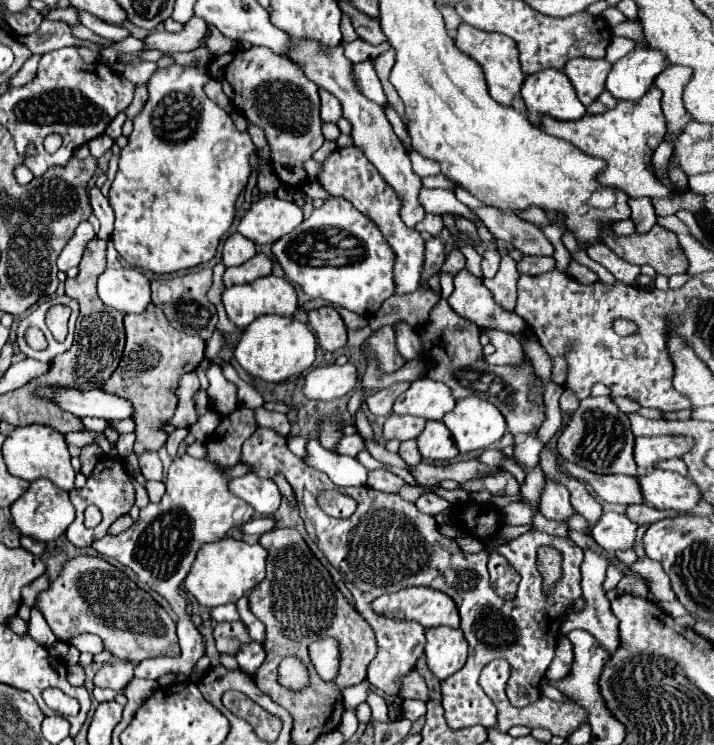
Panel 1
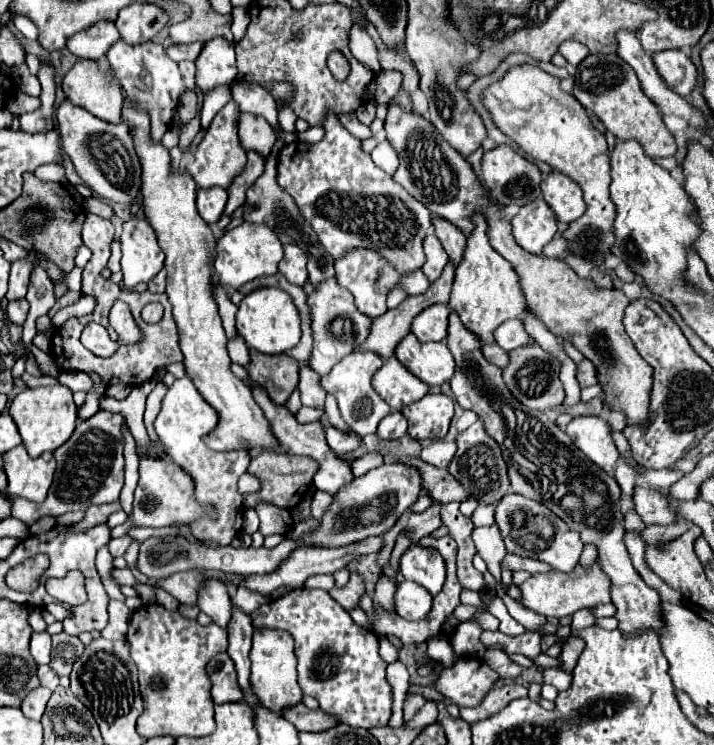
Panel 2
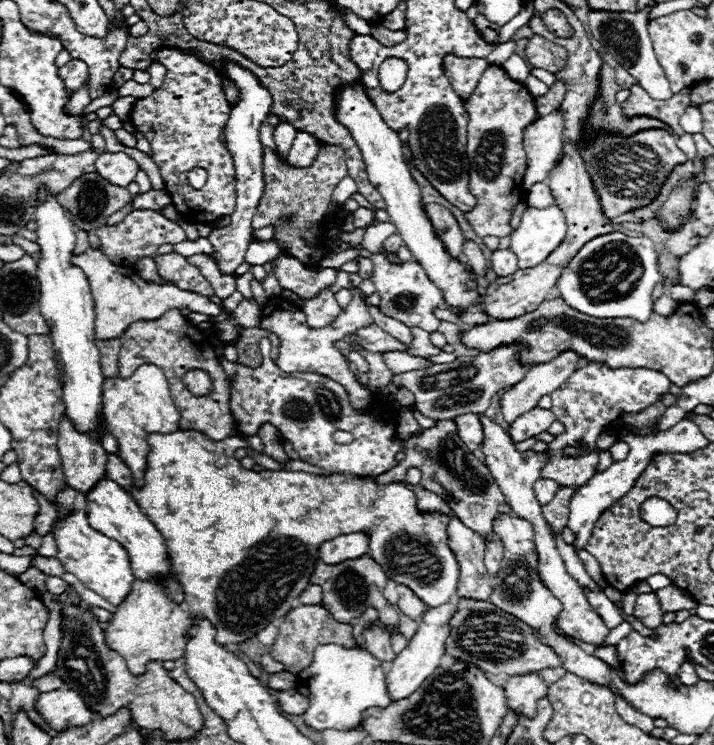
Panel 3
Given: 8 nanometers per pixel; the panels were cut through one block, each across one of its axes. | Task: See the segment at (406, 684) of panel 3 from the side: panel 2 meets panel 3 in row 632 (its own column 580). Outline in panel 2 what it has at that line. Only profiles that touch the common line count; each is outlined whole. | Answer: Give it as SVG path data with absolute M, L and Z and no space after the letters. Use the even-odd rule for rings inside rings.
M578 416L566 426L566 434L572 438L576 448L580 448L594 464L606 472L614 472L618 450L610 436L610 426L600 416Z

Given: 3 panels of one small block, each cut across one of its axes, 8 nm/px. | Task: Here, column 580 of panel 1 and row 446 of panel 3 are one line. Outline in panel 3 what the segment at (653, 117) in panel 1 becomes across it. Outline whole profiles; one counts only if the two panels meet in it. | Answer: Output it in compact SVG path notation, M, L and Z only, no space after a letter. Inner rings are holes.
M142 364L130 378L108 378L102 386L102 404L104 404L104 420L106 430L116 438L120 450L120 458L132 472L132 484L144 486L146 458L148 458L148 434L154 432L176 432L180 426L180 412L174 406L168 390L168 382L160 368L152 364Z

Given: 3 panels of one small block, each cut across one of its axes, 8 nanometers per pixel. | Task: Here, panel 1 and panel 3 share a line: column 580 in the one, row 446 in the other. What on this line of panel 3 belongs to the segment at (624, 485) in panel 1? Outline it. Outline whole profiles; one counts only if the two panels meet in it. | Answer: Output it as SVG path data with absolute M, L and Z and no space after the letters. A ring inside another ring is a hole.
M462 414L454 418L458 424L458 434L464 440L464 444L470 450L476 450L482 446L484 442L484 428L480 424L480 416L478 414Z

